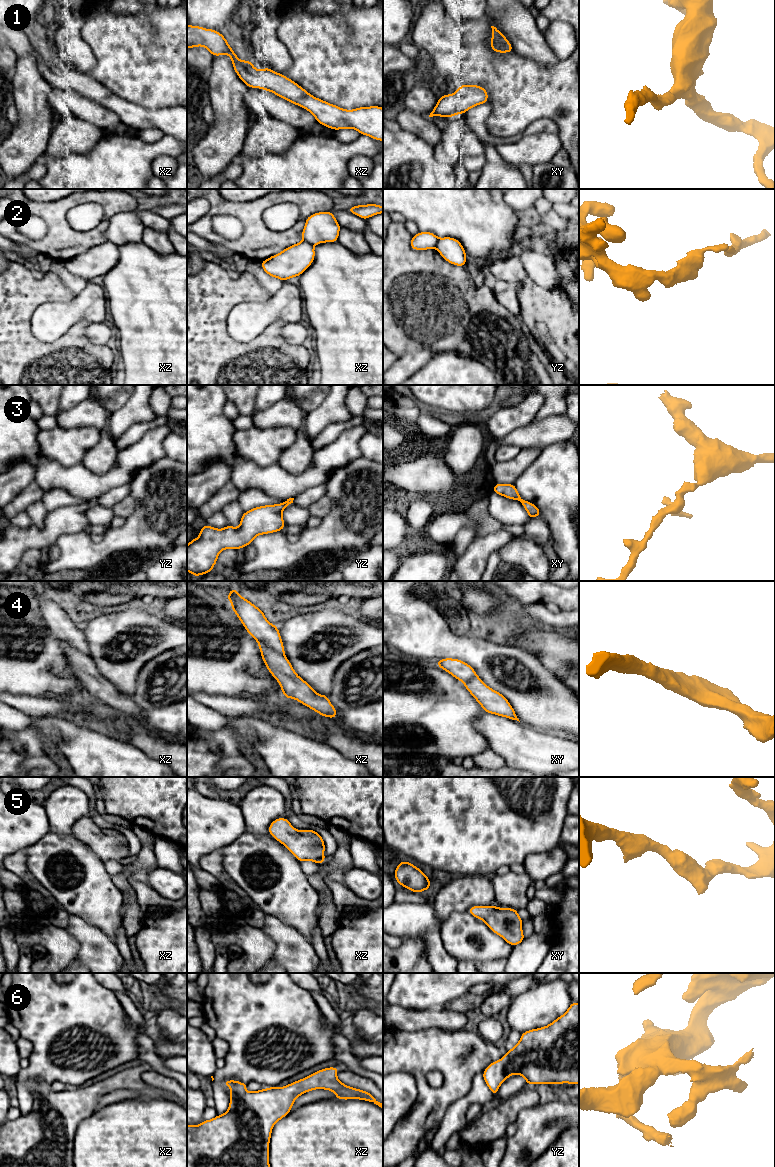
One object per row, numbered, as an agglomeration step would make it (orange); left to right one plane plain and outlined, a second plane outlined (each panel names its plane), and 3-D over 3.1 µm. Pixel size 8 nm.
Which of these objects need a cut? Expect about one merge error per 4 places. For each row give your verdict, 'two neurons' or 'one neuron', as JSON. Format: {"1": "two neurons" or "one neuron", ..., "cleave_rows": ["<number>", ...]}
{"1": "one neuron", "2": "two neurons", "3": "one neuron", "4": "one neuron", "5": "one neuron", "6": "one neuron", "cleave_rows": ["2"]}

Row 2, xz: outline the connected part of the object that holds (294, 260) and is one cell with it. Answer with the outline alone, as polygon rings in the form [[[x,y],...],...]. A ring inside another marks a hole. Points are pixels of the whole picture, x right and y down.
[[[303,241],[263,260],[261,267],[269,276],[285,282],[287,279],[300,276],[313,263],[314,258],[314,246]]]

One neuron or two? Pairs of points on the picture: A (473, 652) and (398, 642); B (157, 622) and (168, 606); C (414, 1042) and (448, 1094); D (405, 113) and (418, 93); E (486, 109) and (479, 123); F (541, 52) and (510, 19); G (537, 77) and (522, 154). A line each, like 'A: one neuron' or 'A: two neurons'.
A: one neuron
B: two neurons
C: one neuron
D: one neuron
E: one neuron
F: one neuron
G: two neurons

